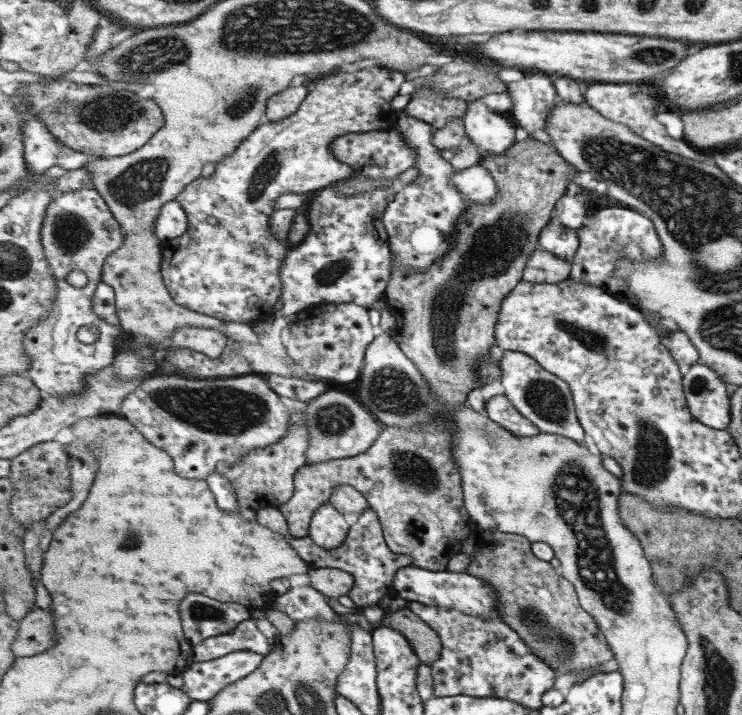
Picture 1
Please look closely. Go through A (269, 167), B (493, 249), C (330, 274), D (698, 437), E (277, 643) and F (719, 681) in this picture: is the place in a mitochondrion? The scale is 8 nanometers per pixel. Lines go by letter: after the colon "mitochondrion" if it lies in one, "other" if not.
A: mitochondrion
B: mitochondrion
C: mitochondrion
D: other
E: other
F: mitochondrion

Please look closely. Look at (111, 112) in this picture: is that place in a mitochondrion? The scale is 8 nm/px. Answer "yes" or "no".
yes

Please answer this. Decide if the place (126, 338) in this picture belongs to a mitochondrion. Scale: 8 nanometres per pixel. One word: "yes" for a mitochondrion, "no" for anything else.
no

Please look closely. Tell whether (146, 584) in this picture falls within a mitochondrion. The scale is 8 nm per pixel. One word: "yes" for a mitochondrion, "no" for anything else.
no

